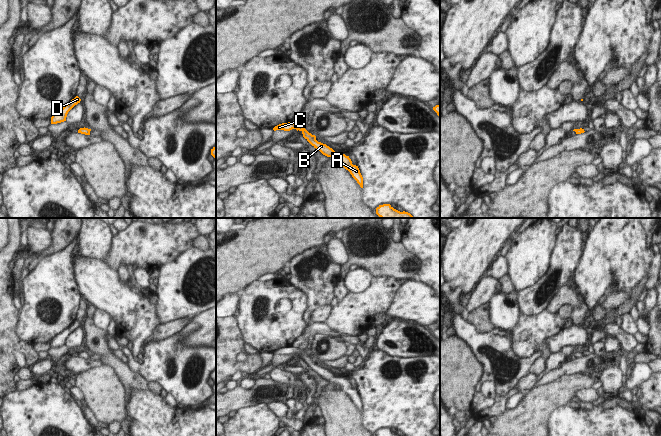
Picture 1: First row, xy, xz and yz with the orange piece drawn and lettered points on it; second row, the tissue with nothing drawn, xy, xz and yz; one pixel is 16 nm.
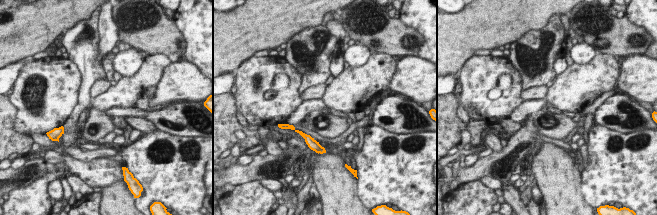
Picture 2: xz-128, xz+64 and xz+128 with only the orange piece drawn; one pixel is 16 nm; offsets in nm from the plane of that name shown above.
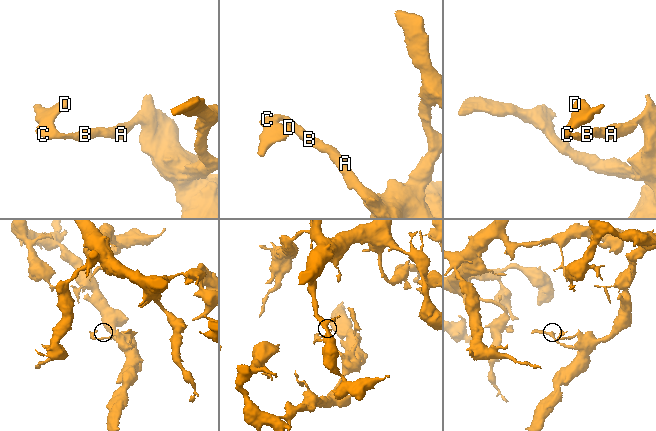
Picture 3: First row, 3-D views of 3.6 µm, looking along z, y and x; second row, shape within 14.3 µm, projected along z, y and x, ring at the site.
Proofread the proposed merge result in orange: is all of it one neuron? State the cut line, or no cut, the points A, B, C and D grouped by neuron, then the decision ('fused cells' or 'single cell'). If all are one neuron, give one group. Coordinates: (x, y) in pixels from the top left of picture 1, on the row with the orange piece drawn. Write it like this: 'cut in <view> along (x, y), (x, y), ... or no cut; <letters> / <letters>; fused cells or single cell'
no cut; A B C D; single cell

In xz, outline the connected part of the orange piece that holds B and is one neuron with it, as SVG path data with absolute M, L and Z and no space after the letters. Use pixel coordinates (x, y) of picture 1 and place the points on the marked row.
M288 122L288 123L282 123L273 128L274 131L276 130L284 130L284 131L290 131L292 129L296 129L297 131L301 131L303 134L303 137L318 151L320 151L323 155L327 157L331 157L337 161L340 161L342 164L342 167L344 167L346 170L350 172L352 177L357 181L357 183L360 185L361 188L363 188L363 177L360 173L360 170L358 166L353 165L351 159L349 156L346 156L343 153L336 153L332 148L327 146L326 144L323 144L321 142L318 142L316 140L316 136L309 133L304 127L297 123Z

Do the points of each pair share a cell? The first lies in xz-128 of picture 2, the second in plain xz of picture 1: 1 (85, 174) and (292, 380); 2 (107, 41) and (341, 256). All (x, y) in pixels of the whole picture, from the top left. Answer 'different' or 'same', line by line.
1: same
2: same

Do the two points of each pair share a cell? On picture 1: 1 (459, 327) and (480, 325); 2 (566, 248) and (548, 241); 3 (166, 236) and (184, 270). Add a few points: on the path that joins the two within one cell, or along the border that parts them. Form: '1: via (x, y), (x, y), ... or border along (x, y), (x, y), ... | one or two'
1: border along (465, 320), (471, 323), (478, 332), (491, 332) | two
2: border along (557, 235), (549, 266) | two
3: border along (193, 246), (165, 262), (158, 269) | two

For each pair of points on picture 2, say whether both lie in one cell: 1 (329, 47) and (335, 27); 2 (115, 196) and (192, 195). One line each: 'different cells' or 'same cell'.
1: different cells
2: different cells

